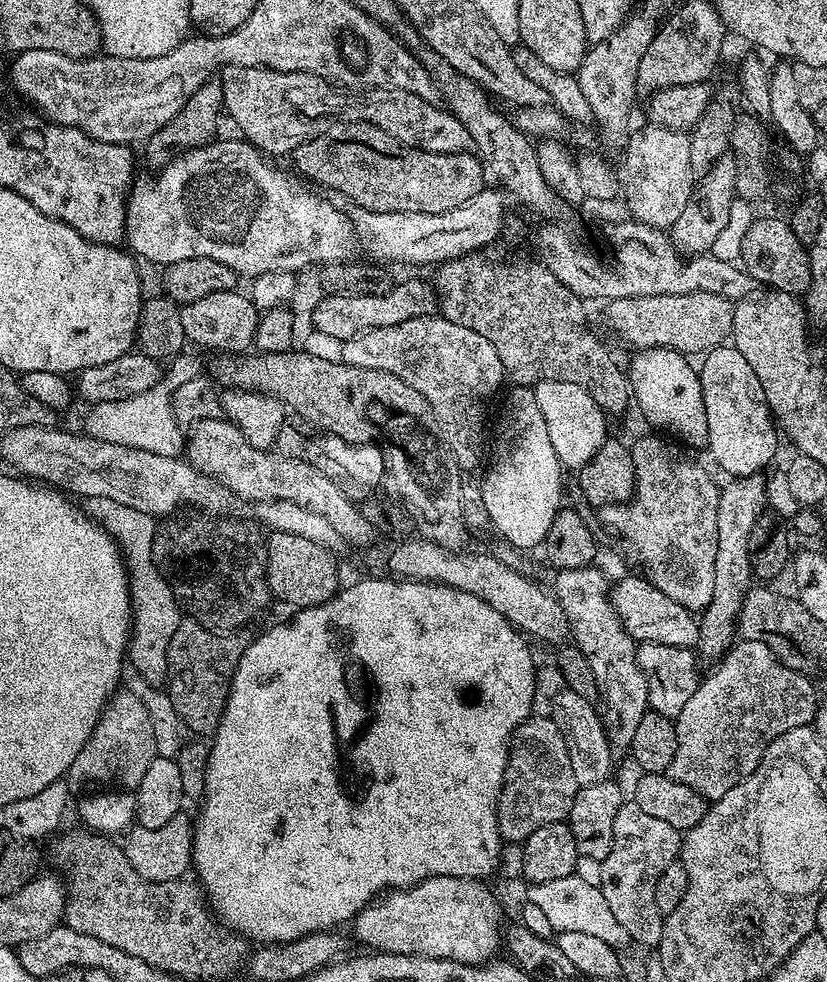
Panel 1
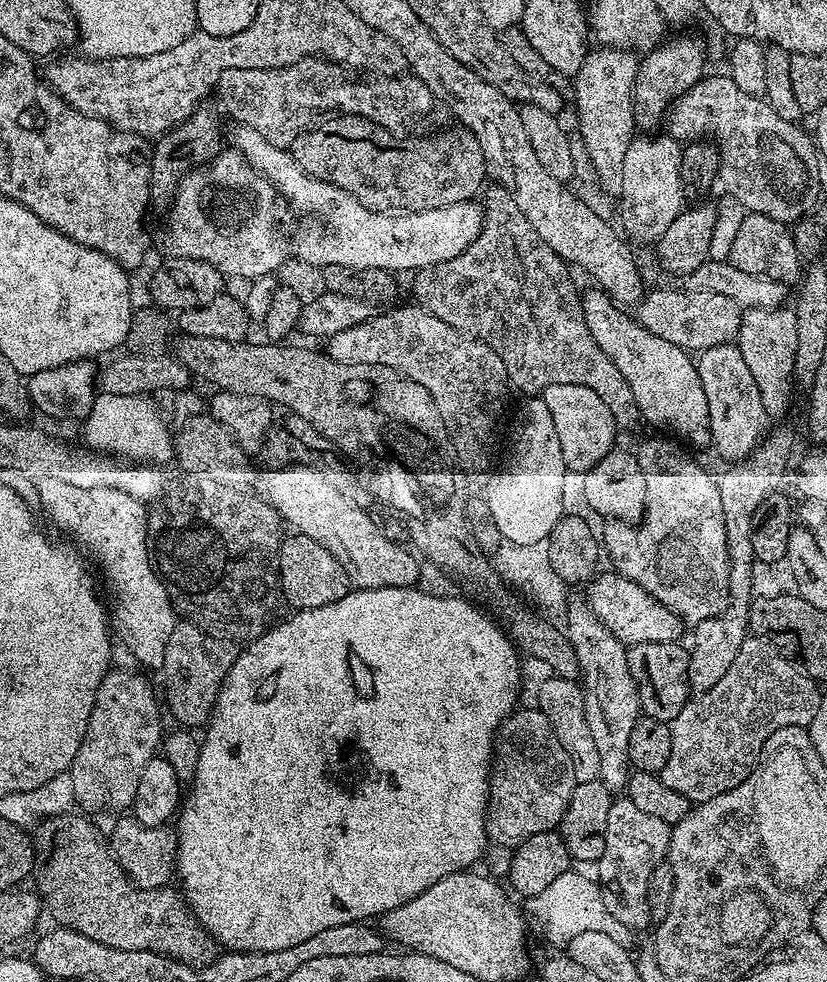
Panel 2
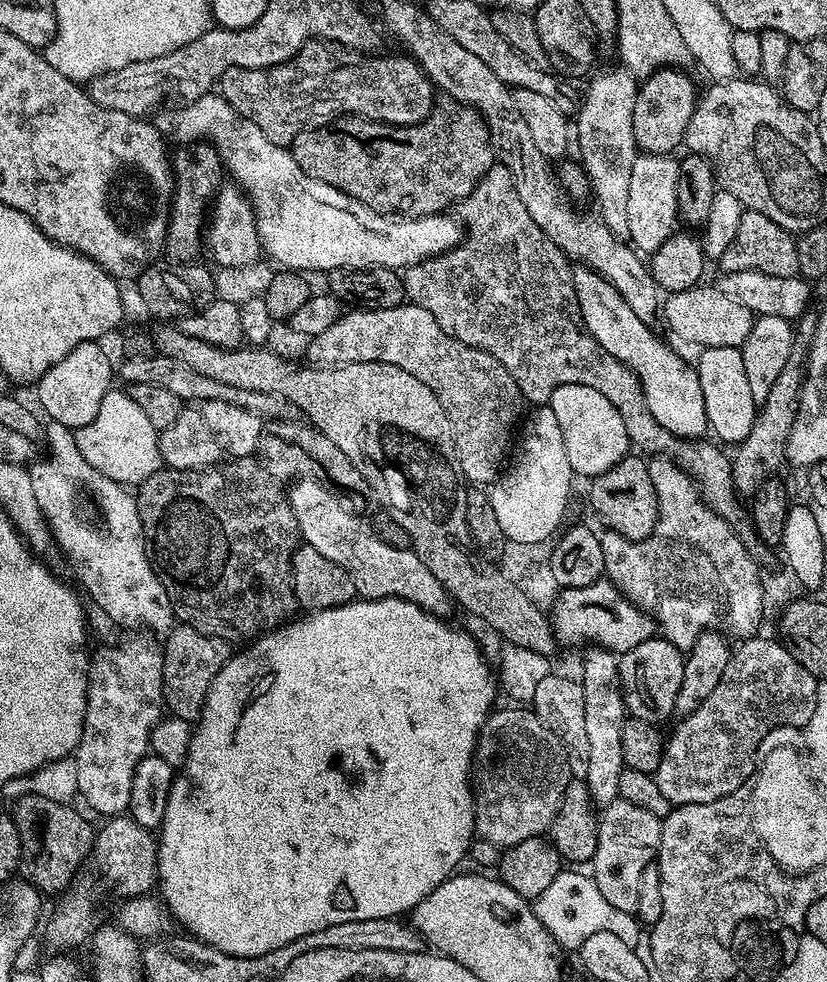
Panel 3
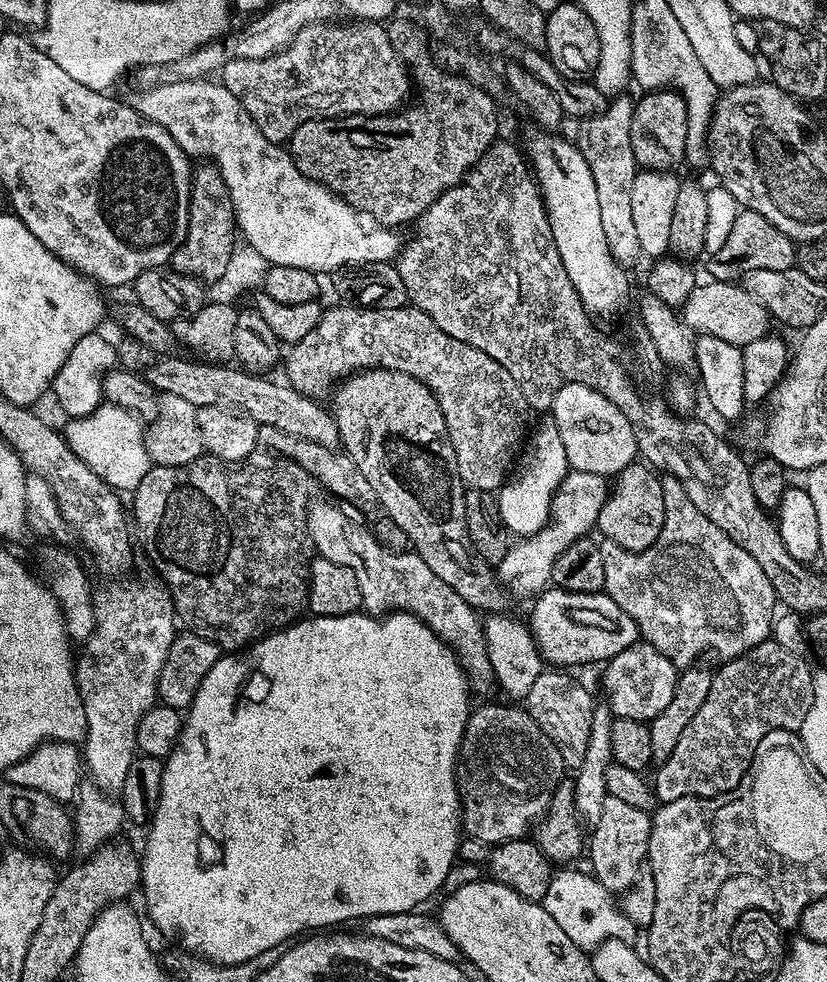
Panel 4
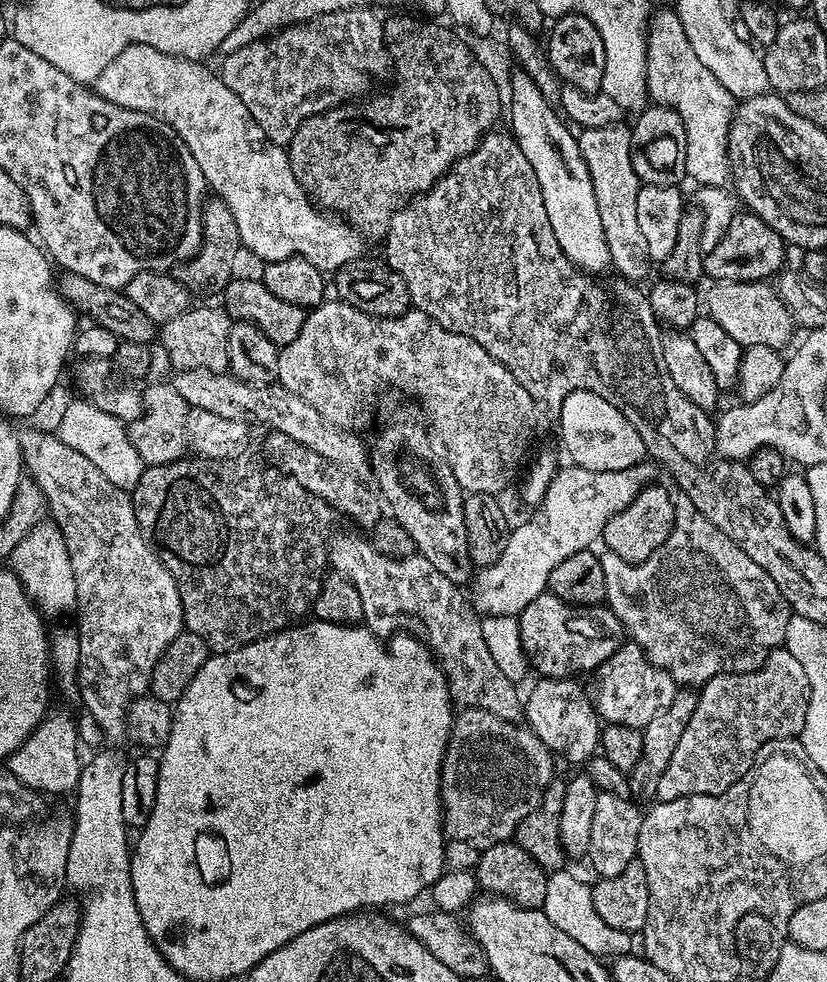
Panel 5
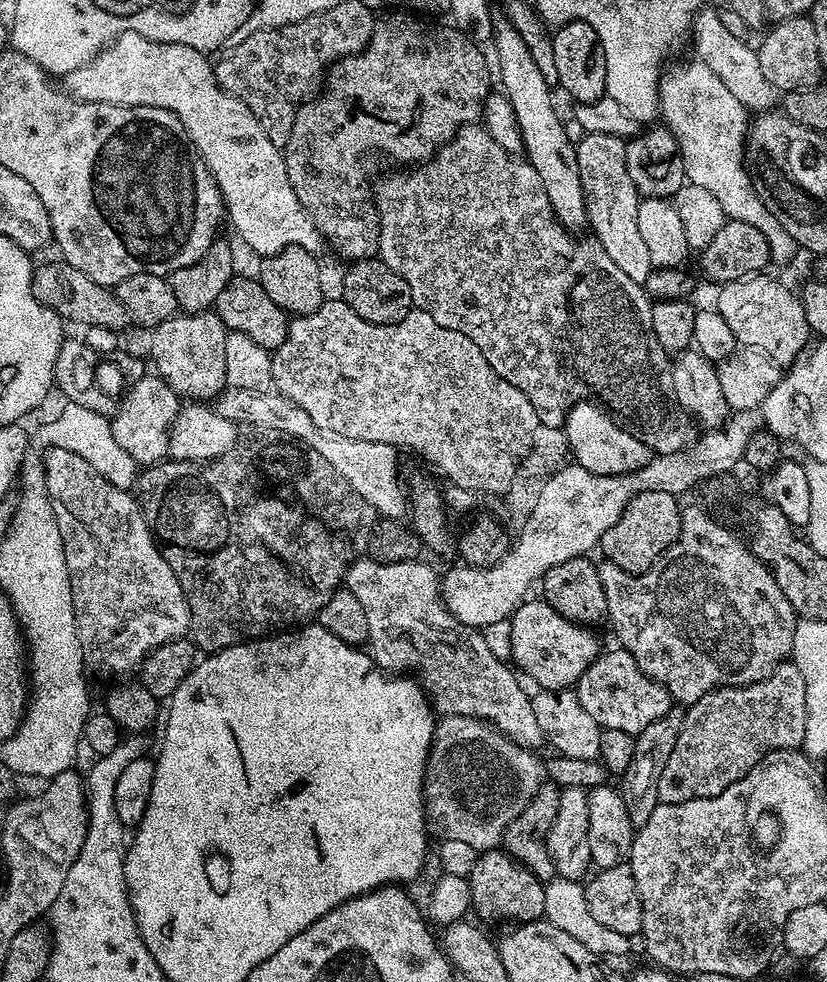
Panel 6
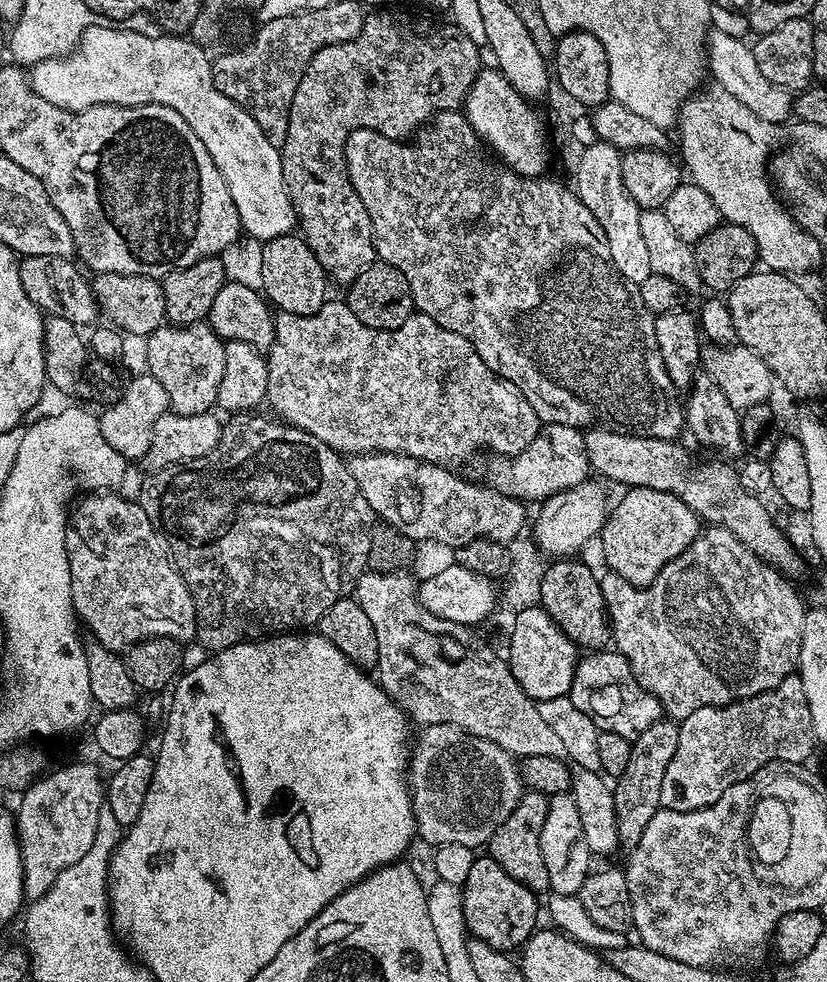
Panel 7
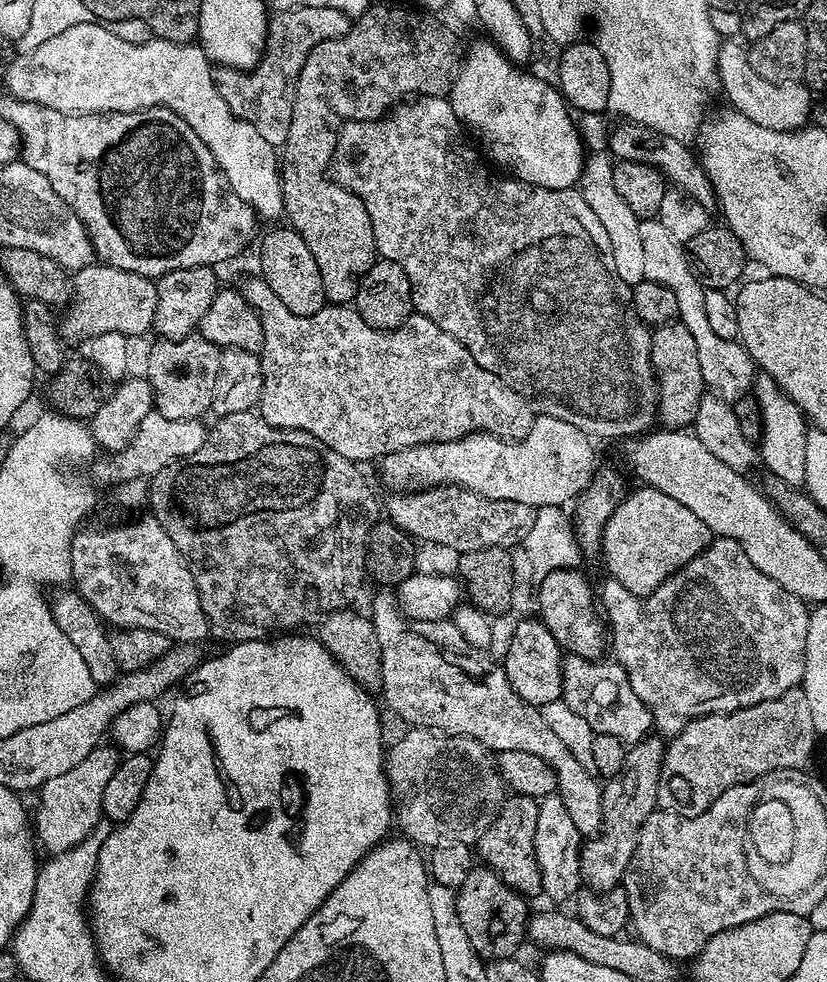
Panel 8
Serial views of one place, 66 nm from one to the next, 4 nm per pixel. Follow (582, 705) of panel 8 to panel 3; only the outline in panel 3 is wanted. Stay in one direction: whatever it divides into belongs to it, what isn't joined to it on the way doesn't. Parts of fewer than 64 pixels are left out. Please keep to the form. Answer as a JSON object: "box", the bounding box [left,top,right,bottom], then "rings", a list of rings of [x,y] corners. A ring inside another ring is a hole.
{"box":[620,638,685,725],"rings":[[[663,638],[638,642],[634,650],[623,653],[620,661],[620,688],[624,692],[624,706],[631,715],[659,725],[675,713],[678,690],[682,690],[685,653]]]}

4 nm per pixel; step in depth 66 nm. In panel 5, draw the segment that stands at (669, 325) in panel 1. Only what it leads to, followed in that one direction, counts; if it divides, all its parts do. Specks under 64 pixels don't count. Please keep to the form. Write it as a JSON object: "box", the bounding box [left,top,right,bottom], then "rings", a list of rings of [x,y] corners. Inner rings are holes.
{"box":[706,280,794,349],"rings":[[[751,280],[750,282],[720,282],[709,296],[706,296],[706,312],[712,317],[734,342],[742,346],[749,344],[765,344],[771,348],[783,349],[783,344],[792,340],[792,328],[794,321],[782,298],[776,293],[771,283],[763,280]]]}

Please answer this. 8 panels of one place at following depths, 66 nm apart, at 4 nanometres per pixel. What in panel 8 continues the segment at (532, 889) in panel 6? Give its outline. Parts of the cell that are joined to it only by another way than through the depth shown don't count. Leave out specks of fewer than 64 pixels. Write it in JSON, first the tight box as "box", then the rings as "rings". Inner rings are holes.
{"box":[456,866,530,960],"rings":[[[474,866],[470,878],[456,889],[456,909],[458,919],[466,930],[470,946],[480,955],[481,960],[511,960],[517,955],[520,943],[525,943],[530,911],[529,901],[515,892],[509,884],[503,884],[494,870]]]}

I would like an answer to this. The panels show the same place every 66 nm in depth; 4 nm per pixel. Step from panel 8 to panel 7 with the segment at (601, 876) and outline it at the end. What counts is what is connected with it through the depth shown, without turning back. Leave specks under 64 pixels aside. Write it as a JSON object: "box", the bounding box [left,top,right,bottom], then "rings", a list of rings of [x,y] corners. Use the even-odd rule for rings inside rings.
{"box":[612,718,679,850],"rings":[[[661,718],[658,722],[654,722],[654,726],[649,726],[646,730],[642,730],[642,734],[638,734],[638,738],[632,741],[630,762],[626,765],[626,770],[622,770],[622,774],[615,777],[612,789],[614,810],[618,814],[618,838],[625,849],[630,850],[636,845],[638,838],[642,838],[646,825],[650,823],[650,818],[654,818],[654,814],[661,809],[662,778],[666,774],[666,766],[670,766],[670,758],[674,758],[674,750],[678,750],[679,733],[679,723],[667,718]]]}

